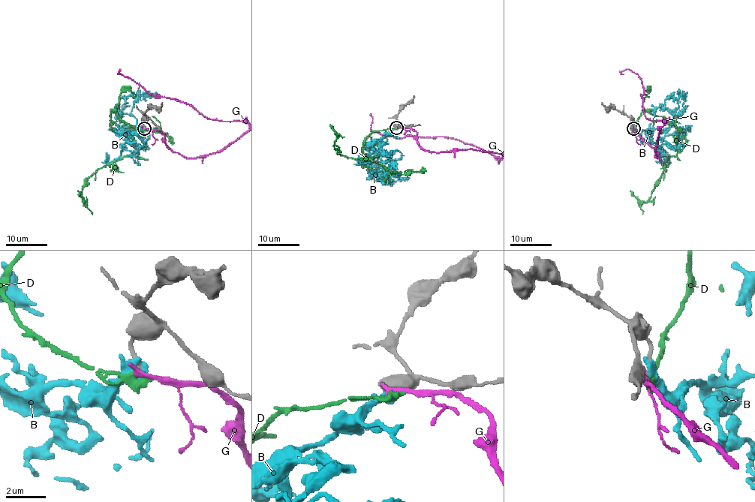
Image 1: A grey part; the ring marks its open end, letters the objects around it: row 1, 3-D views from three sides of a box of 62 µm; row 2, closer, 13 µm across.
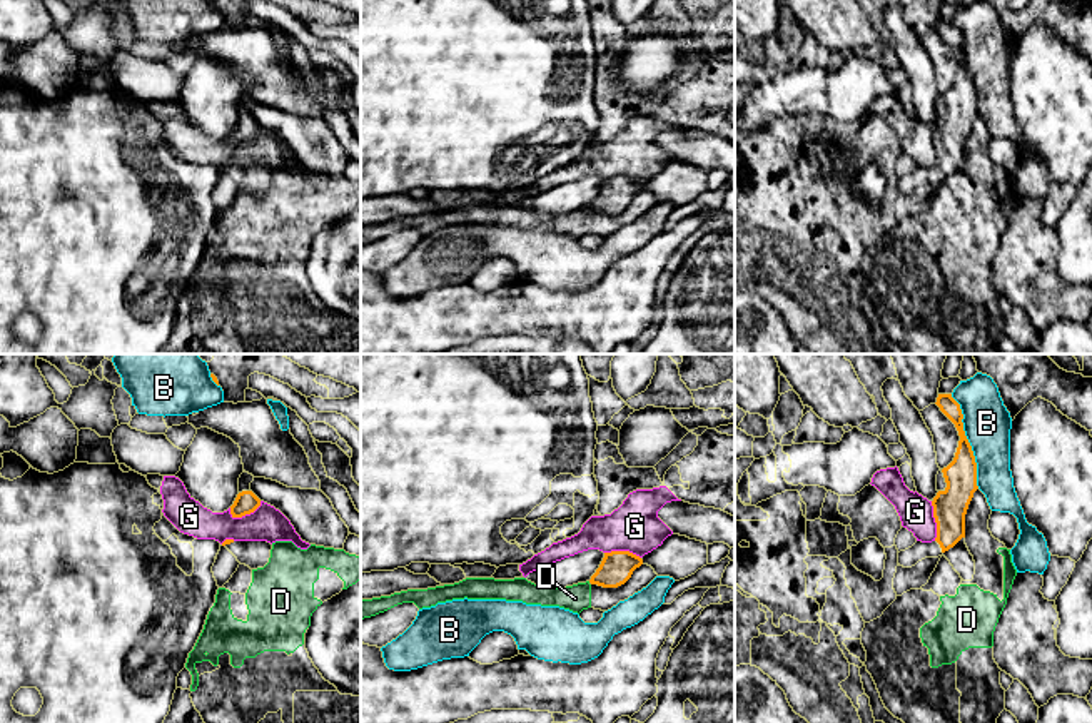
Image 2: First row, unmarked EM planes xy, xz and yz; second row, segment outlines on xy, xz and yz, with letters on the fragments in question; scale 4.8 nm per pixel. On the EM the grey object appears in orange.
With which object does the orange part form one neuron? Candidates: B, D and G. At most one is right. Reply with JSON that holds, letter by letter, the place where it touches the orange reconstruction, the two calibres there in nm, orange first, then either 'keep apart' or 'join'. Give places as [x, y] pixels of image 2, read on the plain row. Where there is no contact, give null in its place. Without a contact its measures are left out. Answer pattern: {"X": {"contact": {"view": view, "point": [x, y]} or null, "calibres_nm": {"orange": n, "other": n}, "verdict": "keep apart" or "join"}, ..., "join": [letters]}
{"B": {"contact": {"view": "yz", "point": [967, 67]}, "calibres_nm": {"orange": 160, "other": 240}, "verdict": "keep apart"}, "D": {"contact": null, "verdict": "keep apart"}, "G": {"contact": {"view": "xy", "point": [246, 139]}, "calibres_nm": {"orange": 110, "other": 170}, "verdict": "keep apart"}, "join": []}

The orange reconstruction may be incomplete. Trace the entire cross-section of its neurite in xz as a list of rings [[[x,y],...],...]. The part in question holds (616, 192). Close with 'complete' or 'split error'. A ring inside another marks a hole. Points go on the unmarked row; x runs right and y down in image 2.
[[[629,177],[604,179],[603,187],[589,209],[603,214],[618,214],[624,210],[641,190],[643,185]]]; complete

